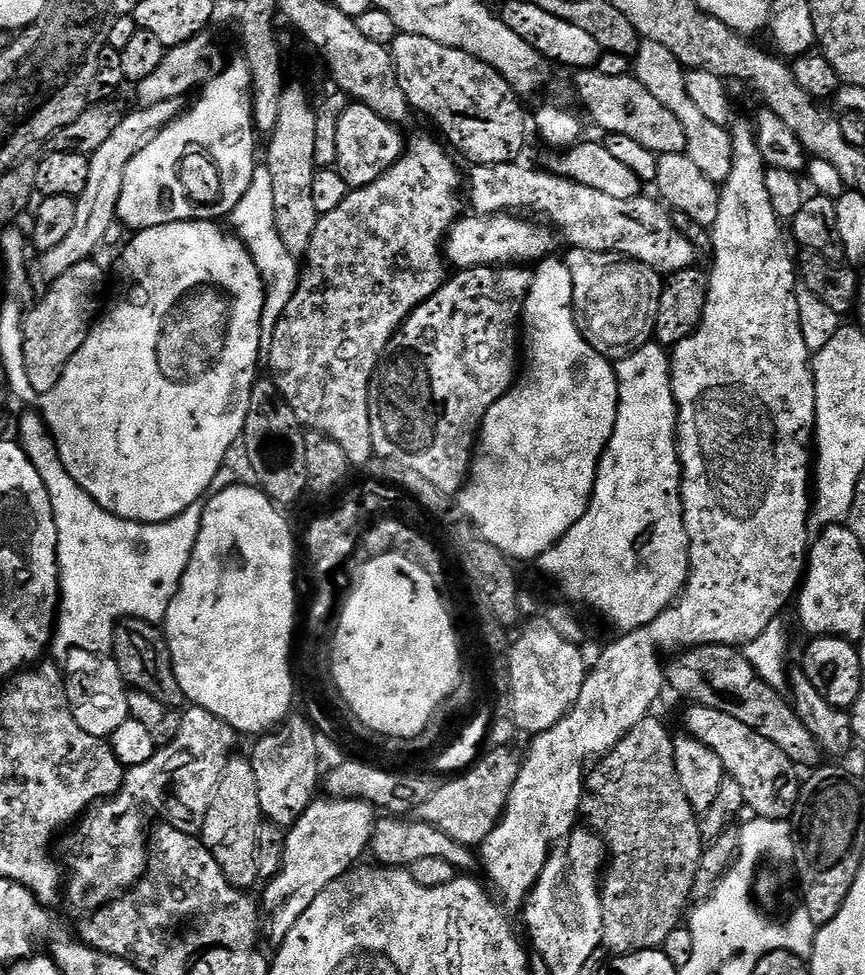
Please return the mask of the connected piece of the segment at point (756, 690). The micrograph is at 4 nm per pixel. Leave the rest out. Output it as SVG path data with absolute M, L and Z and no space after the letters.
M707 644L706 646L685 649L673 655L665 665L665 681L667 687L671 688L680 696L688 699L689 703L708 706L710 709L722 710L732 718L749 726L755 733L773 742L797 767L808 767L808 770L815 769L821 763L822 751L820 744L815 740L810 730L800 720L795 707L785 698L783 693L772 688L767 682L761 679L749 660L744 654L733 645Z

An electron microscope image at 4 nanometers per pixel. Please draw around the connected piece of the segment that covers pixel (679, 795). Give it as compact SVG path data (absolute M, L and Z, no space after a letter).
M655 718L643 720L638 722L638 726L634 726L634 730L630 730L630 734L626 734L626 738L622 738L622 742L618 742L618 746L614 746L614 750L605 754L586 776L586 799L582 805L582 812L586 820L588 816L589 822L593 824L589 825L598 833L610 853L610 863L602 876L600 897L602 898L602 930L604 931L603 947L613 957L629 956L639 952L655 952L663 949L664 943L670 937L670 934L676 928L681 927L683 920L680 919L683 916L685 919L690 908L688 899L693 899L694 896L696 875L700 873L700 860L704 856L706 843L700 836L698 813L690 806L690 802L686 798L686 790L682 790L682 782L678 782L678 770L674 766L675 745L674 732L671 732L662 721L655 720Z

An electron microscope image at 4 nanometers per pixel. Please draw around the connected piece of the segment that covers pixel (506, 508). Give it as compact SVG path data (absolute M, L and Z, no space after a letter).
M549 258L539 261L532 272L532 285L528 291L522 313L522 371L511 390L502 398L498 398L498 402L494 402L494 406L490 406L490 410L480 427L480 435L474 449L468 478L458 493L459 511L471 520L472 525L480 532L480 537L486 542L498 546L498 550L502 550L505 556L516 562L519 560L535 561L543 552L549 552L586 514L588 504L592 501L592 491L596 485L596 471L600 465L602 454L612 437L614 422L618 414L618 402L620 401L613 361L608 360L602 354L598 354L598 350L594 350L594 346L590 346L588 339L580 332L580 324L572 306L570 270L563 259L556 259Z

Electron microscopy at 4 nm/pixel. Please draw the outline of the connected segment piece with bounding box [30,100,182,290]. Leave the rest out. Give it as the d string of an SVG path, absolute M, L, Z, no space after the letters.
M178 100L158 102L158 106L141 107L139 111L132 112L129 116L125 115L114 130L114 134L110 134L110 139L92 153L90 178L86 182L86 190L82 190L82 194L75 197L78 215L74 218L74 230L70 230L67 238L59 246L54 246L54 250L41 252L31 261L33 289L47 289L48 285L62 278L62 274L66 274L70 266L78 266L78 262L91 260L97 255L95 252L99 250L100 243L107 238L112 223L114 225L117 223L118 198L122 198L122 178L126 178L126 166L130 166L130 158L134 158L134 154L150 146L150 142L154 142L156 135L181 115L182 104Z

